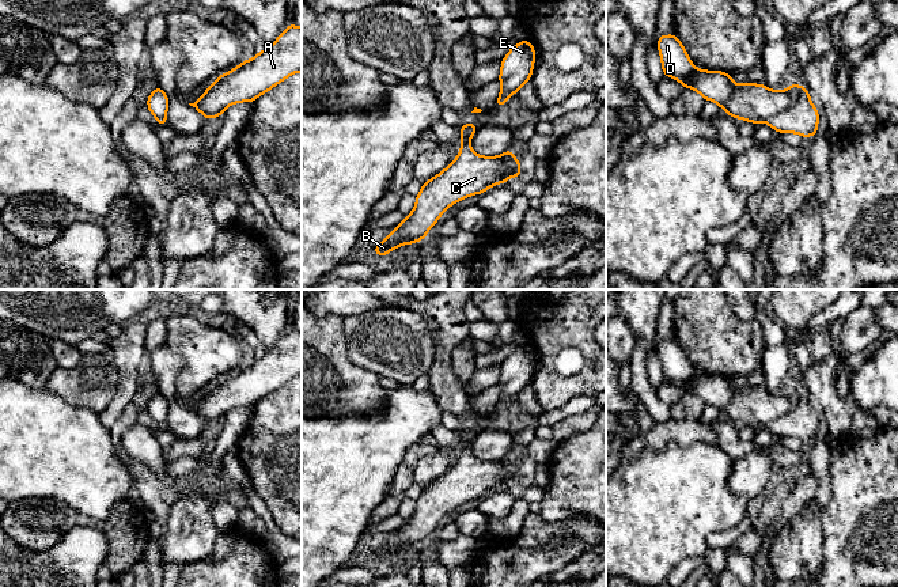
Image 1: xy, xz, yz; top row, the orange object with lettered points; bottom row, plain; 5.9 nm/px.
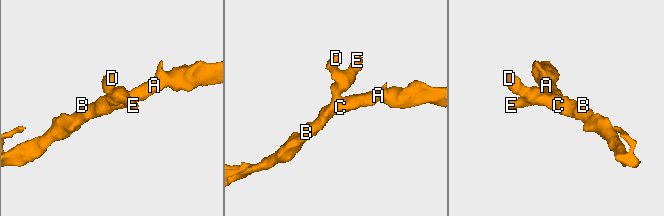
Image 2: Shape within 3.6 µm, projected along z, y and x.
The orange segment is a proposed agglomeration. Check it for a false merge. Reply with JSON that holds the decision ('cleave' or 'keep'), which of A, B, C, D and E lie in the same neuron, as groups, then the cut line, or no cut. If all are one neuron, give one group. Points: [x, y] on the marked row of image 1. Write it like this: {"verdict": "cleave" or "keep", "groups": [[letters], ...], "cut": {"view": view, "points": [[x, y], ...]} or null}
{"verdict": "cleave", "groups": [["A", "B", "C"], ["D", "E"]], "cut": {"view": "yz", "points": [[791, 86], [792, 102], [765, 121]]}}

